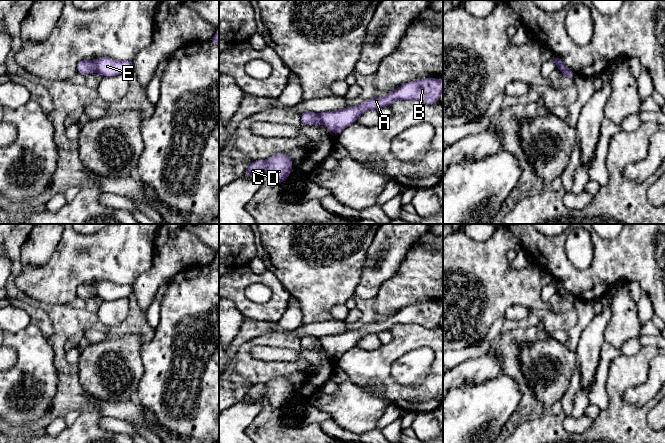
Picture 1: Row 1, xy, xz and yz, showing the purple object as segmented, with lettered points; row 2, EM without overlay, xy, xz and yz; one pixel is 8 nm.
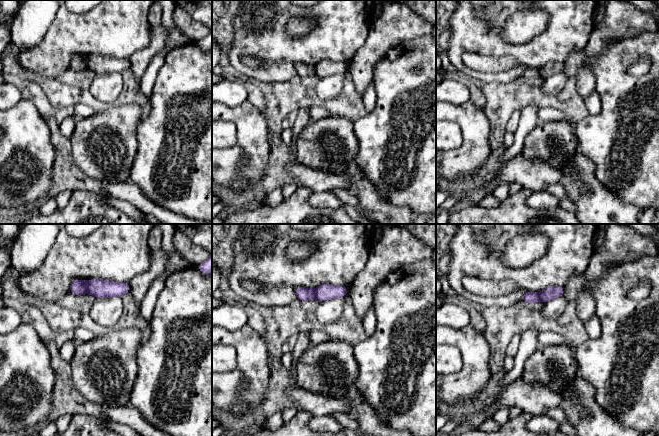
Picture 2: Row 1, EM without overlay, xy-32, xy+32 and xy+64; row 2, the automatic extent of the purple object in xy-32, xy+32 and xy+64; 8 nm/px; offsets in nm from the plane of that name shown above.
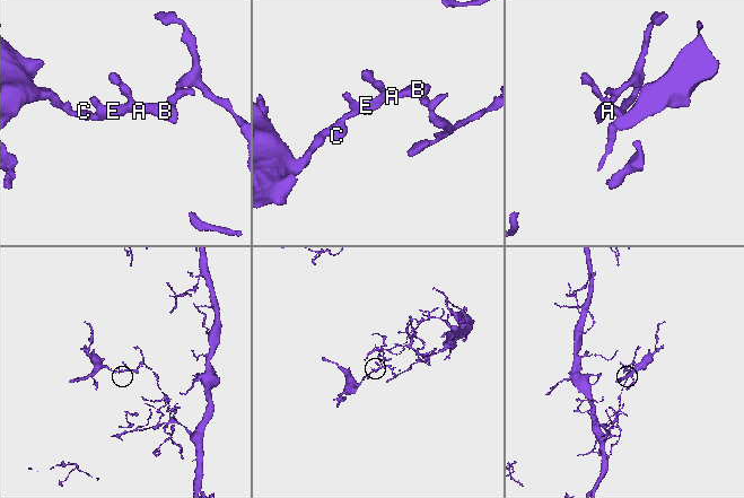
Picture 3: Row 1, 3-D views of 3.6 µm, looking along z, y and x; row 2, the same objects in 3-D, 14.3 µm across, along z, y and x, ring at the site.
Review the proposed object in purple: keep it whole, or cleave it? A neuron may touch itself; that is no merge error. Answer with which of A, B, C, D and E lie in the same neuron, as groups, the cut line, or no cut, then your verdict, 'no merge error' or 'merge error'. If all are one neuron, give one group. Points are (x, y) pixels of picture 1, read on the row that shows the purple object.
A B E / C D; cut in xy along (93, 62), (97, 71); merge error

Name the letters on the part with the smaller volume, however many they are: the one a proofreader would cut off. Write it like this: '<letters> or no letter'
C, D

